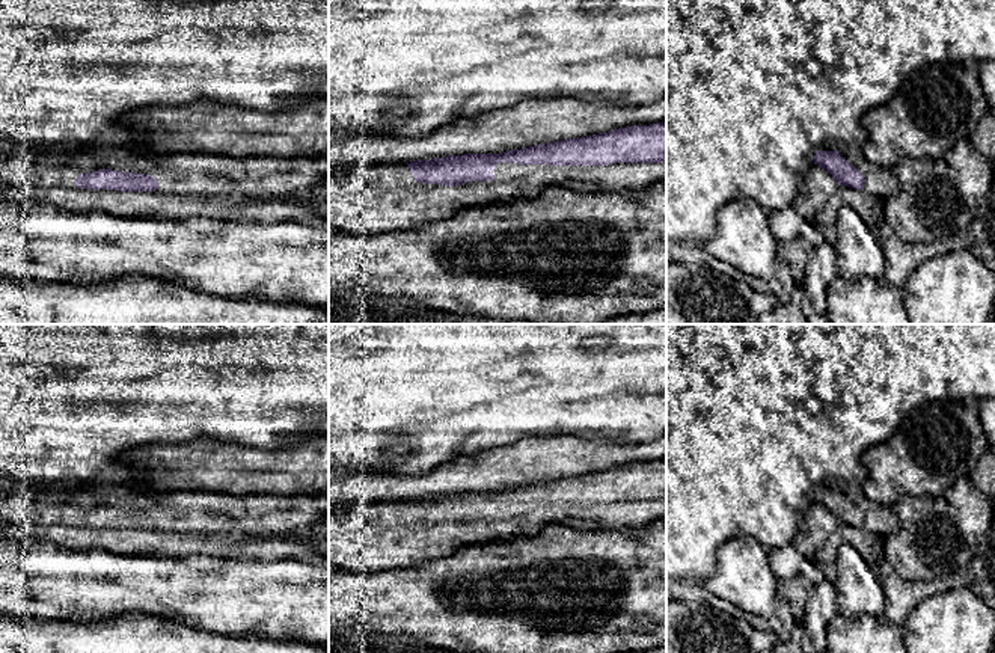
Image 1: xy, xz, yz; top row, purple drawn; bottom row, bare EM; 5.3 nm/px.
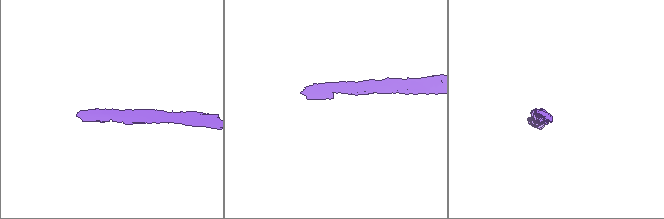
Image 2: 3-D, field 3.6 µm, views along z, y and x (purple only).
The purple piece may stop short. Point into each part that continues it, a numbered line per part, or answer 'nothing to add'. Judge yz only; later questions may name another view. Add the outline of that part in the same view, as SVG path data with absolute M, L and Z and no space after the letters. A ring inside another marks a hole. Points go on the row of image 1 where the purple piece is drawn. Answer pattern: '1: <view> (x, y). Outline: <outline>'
1: yz (882, 184). Outline: M874 164L865 182L864 192L880 201L886 201L897 192L897 189L899 181L892 170Z

